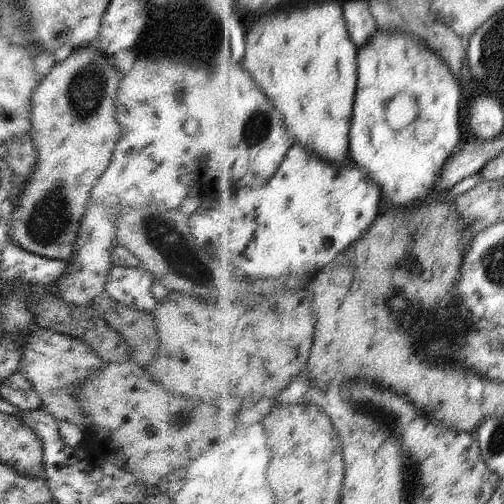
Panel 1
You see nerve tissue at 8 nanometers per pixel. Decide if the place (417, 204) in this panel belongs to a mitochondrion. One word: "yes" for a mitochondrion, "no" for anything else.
no

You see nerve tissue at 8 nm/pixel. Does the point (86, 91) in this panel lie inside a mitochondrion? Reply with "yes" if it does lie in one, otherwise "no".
yes

